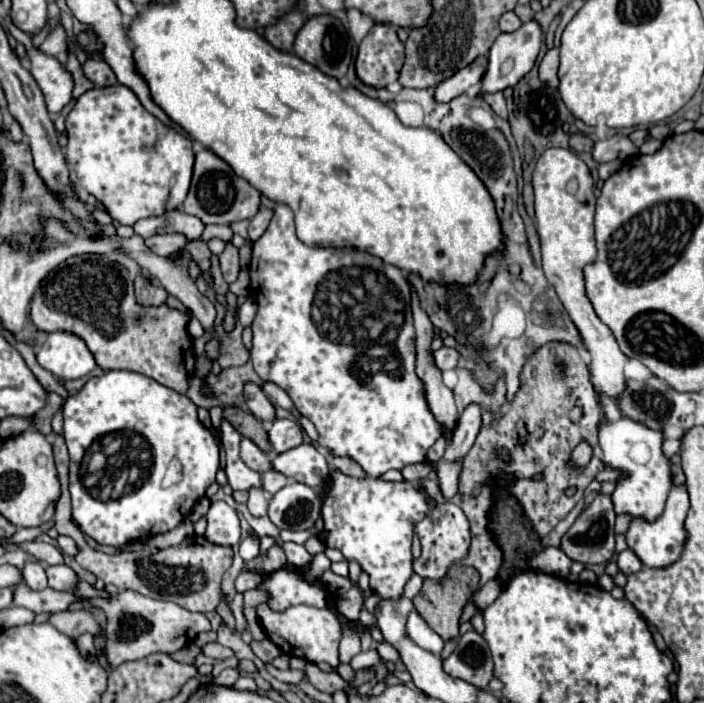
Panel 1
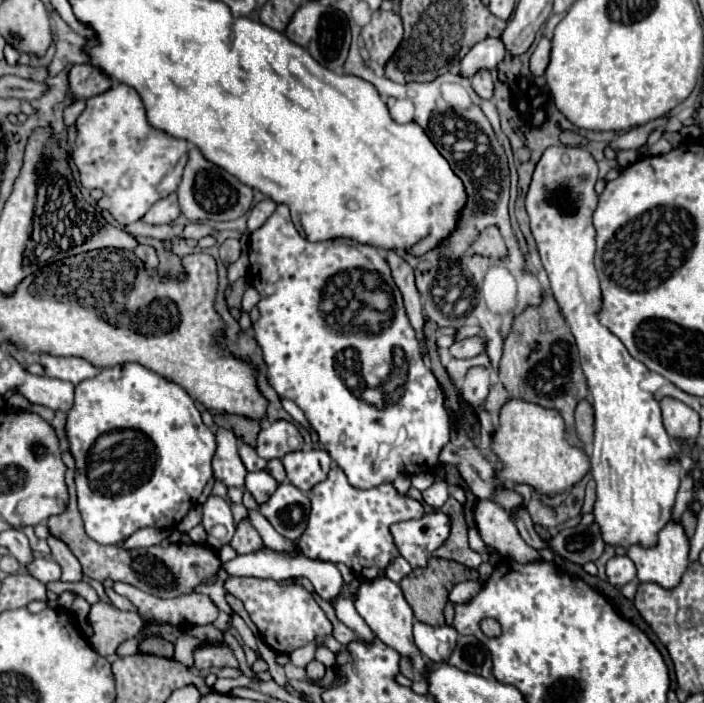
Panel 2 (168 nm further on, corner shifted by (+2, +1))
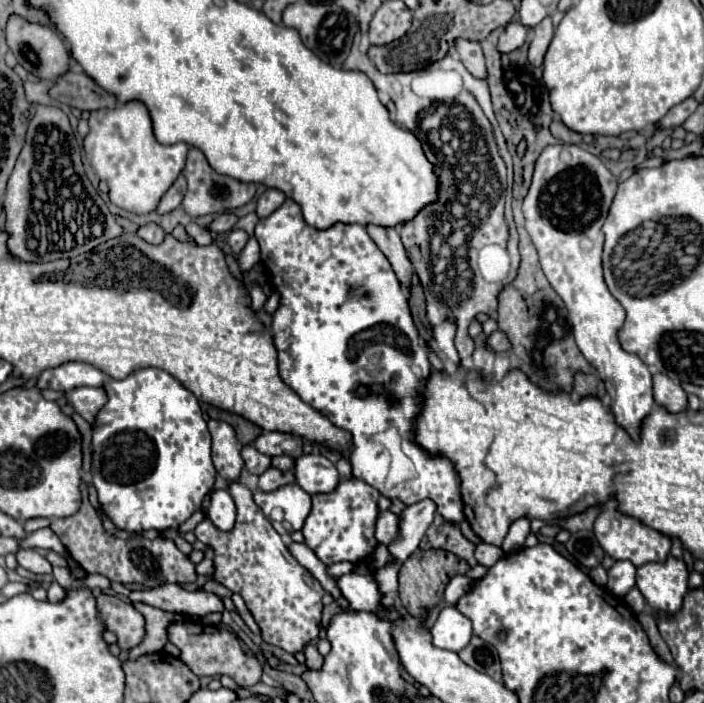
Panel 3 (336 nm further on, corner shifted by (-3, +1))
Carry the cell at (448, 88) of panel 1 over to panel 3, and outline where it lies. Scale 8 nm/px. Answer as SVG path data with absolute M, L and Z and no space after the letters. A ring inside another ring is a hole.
M512 22L504 28L504 32L500 34L500 40L496 44L496 50L500 54L508 54L508 52L514 52L516 48L520 48L524 42L526 42L526 36L528 36L528 28L524 28L520 22Z

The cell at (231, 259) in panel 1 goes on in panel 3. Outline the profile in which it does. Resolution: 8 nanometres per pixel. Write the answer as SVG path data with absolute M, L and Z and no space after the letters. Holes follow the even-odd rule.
M232 230L228 236L228 246L234 254L240 254L242 248L246 246L246 242L248 242L248 234L244 230Z

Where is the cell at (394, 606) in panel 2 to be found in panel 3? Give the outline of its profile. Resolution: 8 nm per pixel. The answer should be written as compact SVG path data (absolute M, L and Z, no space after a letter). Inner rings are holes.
M346 574L340 580L336 580L342 596L350 602L350 608L356 612L370 612L376 614L388 622L402 620L406 616L404 608L400 604L384 606L382 604L382 592L374 578L374 574Z

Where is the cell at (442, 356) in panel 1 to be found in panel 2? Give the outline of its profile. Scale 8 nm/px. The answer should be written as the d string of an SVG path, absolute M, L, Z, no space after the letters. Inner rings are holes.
M473 336L459 340L451 346L451 356L453 358L473 358L477 354L485 352L485 338L483 336Z

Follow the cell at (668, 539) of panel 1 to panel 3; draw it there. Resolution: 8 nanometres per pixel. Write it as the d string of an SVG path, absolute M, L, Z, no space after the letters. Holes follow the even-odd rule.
M670 554L664 562L648 562L648 564L642 564L638 568L636 586L640 588L640 592L644 594L646 602L652 606L654 612L666 610L666 612L674 614L674 612L680 610L682 600L684 600L684 594L688 592L688 568L686 568L686 564L684 564L682 558L674 558Z

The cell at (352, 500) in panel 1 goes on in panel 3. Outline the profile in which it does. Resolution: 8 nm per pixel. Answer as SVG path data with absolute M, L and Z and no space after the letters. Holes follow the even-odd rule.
M358 478L350 480L340 480L336 490L328 494L314 494L312 496L312 512L302 528L304 542L306 546L326 564L336 564L336 562L352 562L360 564L366 562L376 546L376 520L378 520L378 498L380 492L368 484L364 484Z

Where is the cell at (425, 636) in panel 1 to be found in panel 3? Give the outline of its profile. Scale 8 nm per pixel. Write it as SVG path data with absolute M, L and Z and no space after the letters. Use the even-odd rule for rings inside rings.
M448 606L440 612L430 634L436 648L460 652L472 638L472 626L470 620L456 610L456 606Z

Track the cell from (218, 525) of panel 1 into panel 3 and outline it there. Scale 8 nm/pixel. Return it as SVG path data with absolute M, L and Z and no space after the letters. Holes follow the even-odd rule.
M214 490L210 494L208 518L222 532L230 532L234 528L234 522L236 522L236 506L234 506L232 496L226 490Z

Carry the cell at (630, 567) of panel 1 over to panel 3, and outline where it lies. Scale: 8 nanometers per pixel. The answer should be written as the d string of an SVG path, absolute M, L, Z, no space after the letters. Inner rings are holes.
M618 560L608 570L606 588L616 596L624 596L636 584L636 566L630 560Z

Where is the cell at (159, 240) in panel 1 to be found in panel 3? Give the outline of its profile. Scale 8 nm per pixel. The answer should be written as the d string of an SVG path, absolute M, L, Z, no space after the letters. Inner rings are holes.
M222 214L222 216L218 216L208 228L212 230L212 232L216 232L216 234L220 234L220 232L230 232L232 228L234 228L234 224L236 224L236 216L234 214Z

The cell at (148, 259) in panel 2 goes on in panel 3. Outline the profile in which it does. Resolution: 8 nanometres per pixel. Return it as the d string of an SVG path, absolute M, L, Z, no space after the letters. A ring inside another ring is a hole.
M146 224L146 226L142 226L142 228L138 230L138 236L140 236L144 242L154 244L154 246L158 246L158 244L164 242L164 232L162 232L162 228L156 226L156 224Z

